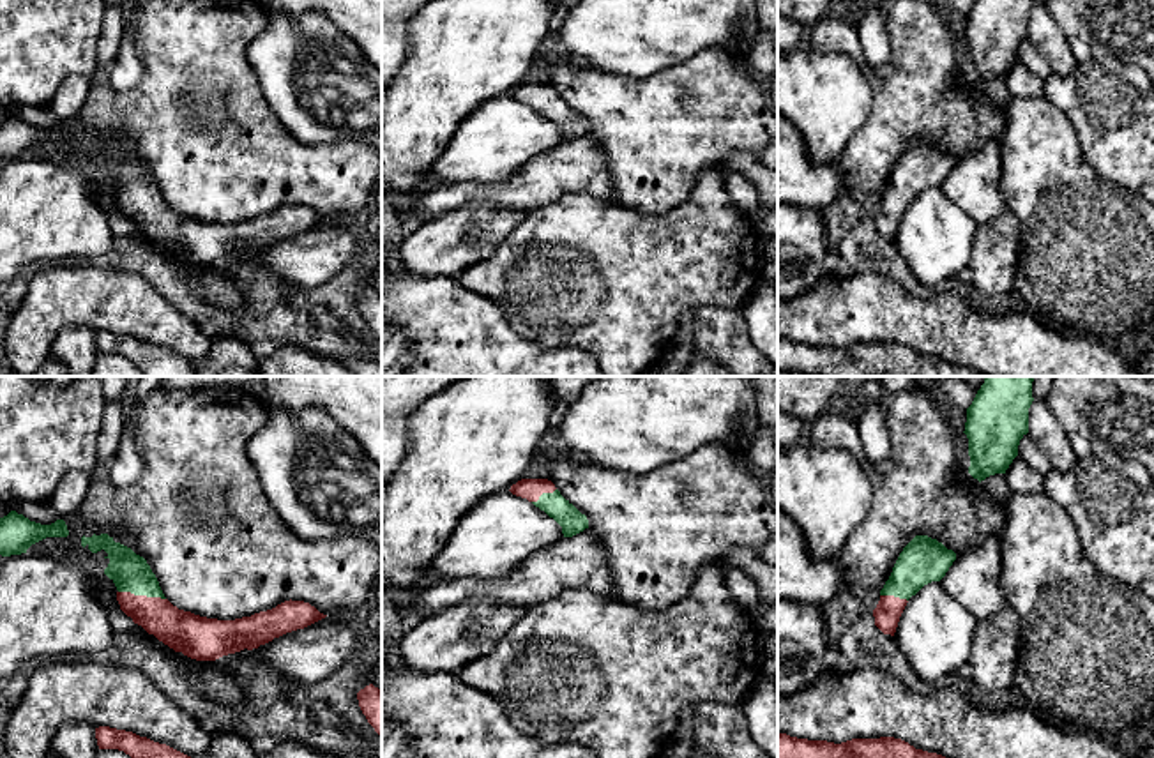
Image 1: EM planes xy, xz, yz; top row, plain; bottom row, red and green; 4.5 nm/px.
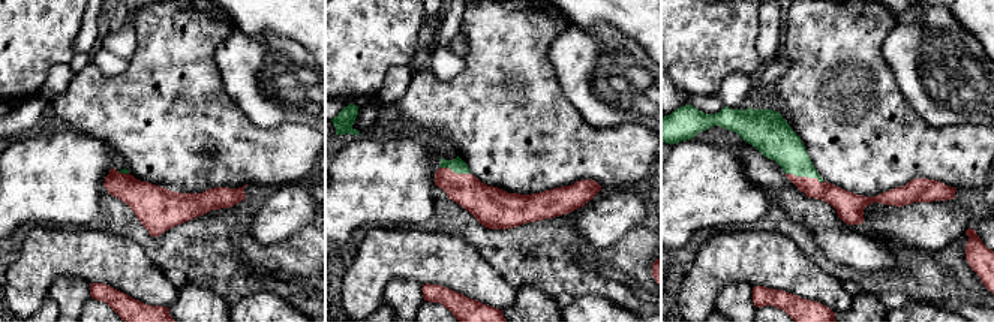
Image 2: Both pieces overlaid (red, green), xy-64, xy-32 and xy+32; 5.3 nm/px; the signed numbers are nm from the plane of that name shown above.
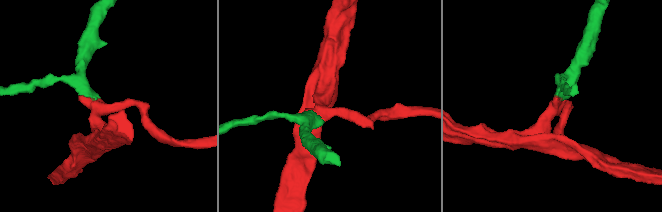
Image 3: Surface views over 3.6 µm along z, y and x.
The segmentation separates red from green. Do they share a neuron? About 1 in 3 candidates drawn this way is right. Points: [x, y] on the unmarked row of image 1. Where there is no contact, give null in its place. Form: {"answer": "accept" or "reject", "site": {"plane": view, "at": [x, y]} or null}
{"answer": "accept", "site": {"plane": "xy", "at": [142, 200]}}

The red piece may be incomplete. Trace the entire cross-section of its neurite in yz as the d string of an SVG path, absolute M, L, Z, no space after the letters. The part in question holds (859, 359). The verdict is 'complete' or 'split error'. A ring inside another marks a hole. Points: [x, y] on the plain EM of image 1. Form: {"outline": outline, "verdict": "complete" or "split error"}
{"outline": "M778 337L778 371L816 376L988 376L894 341L852 343L841 348Z", "verdict": "complete"}

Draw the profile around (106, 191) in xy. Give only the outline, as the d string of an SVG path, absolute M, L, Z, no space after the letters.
M97 182L95 189L99 193L99 198L102 200L102 205L108 208L110 214L120 212L118 205L117 205L117 191L113 187L113 184L110 182Z

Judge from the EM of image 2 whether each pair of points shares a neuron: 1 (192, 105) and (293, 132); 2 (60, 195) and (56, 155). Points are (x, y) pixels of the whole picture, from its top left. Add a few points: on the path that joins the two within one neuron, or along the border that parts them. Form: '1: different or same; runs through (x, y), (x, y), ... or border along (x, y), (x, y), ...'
1: same; runs through (218, 131), (227, 140), (267, 140)
2: same; runs through (60, 184), (56, 180), (56, 165)

